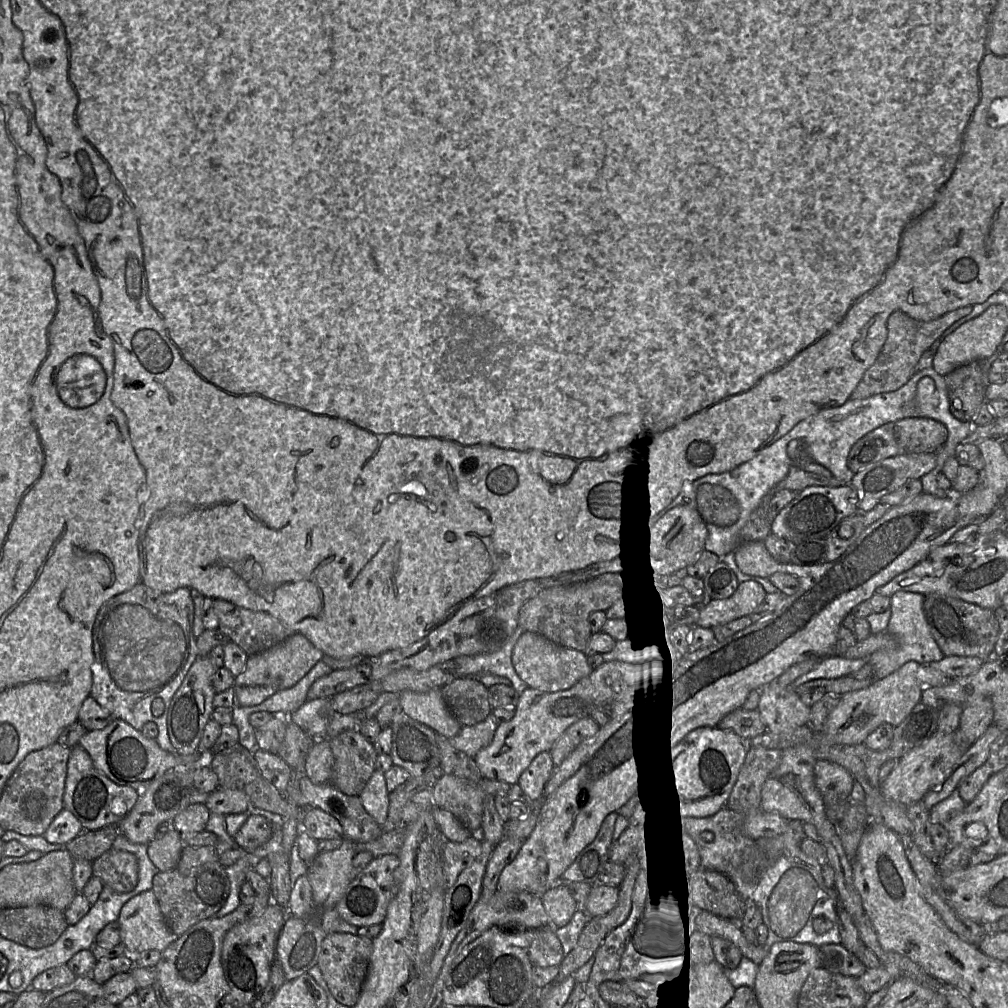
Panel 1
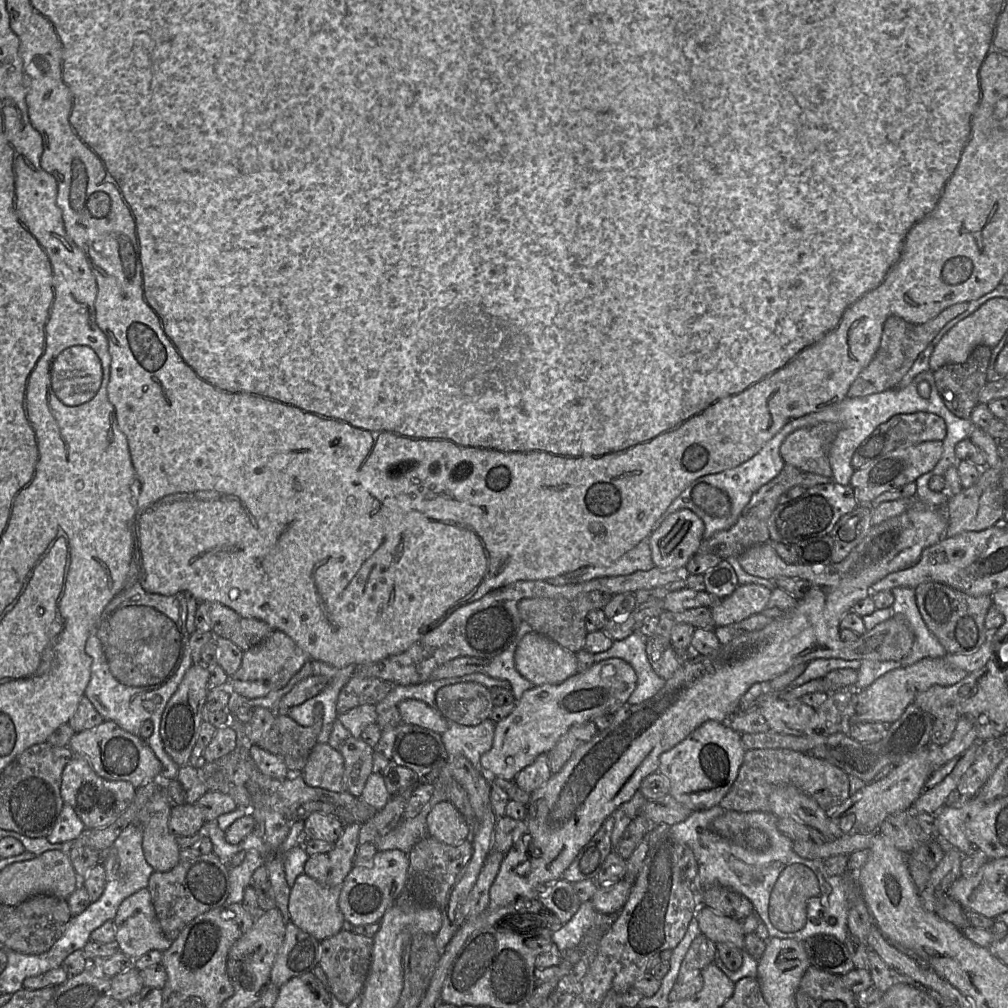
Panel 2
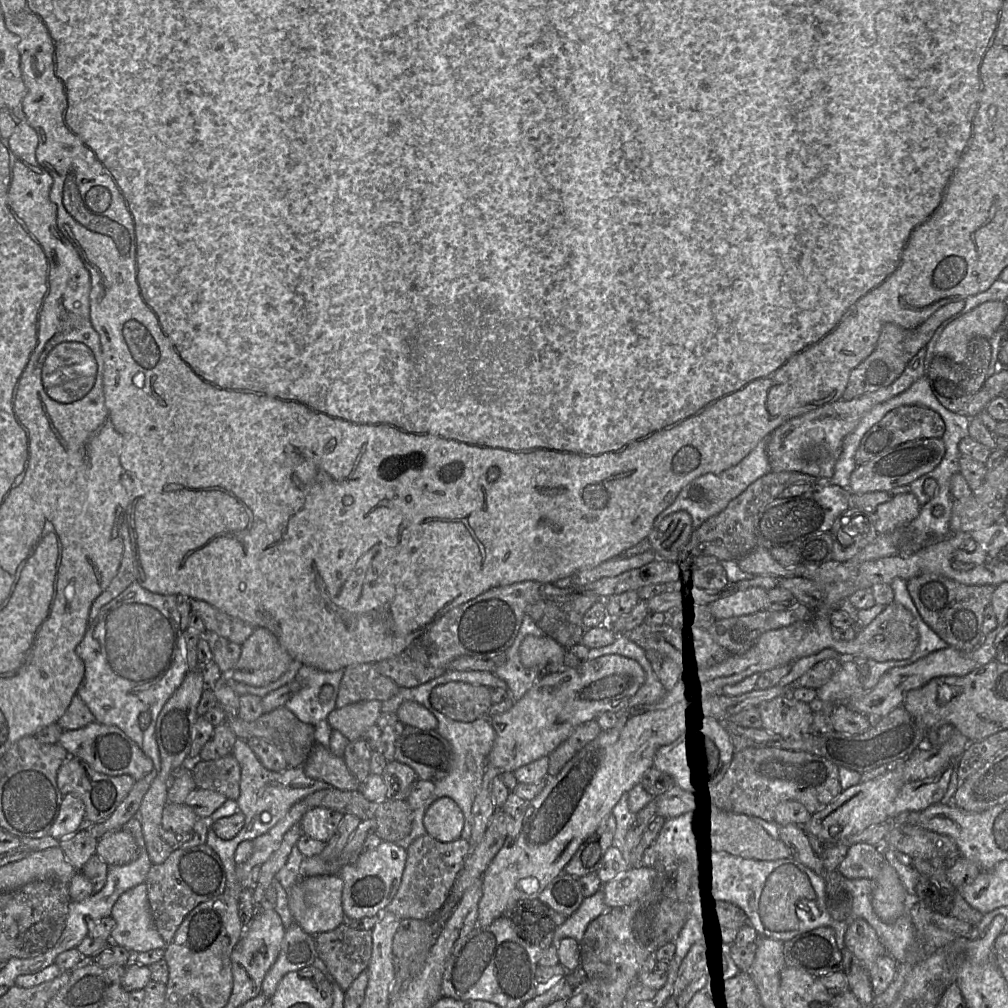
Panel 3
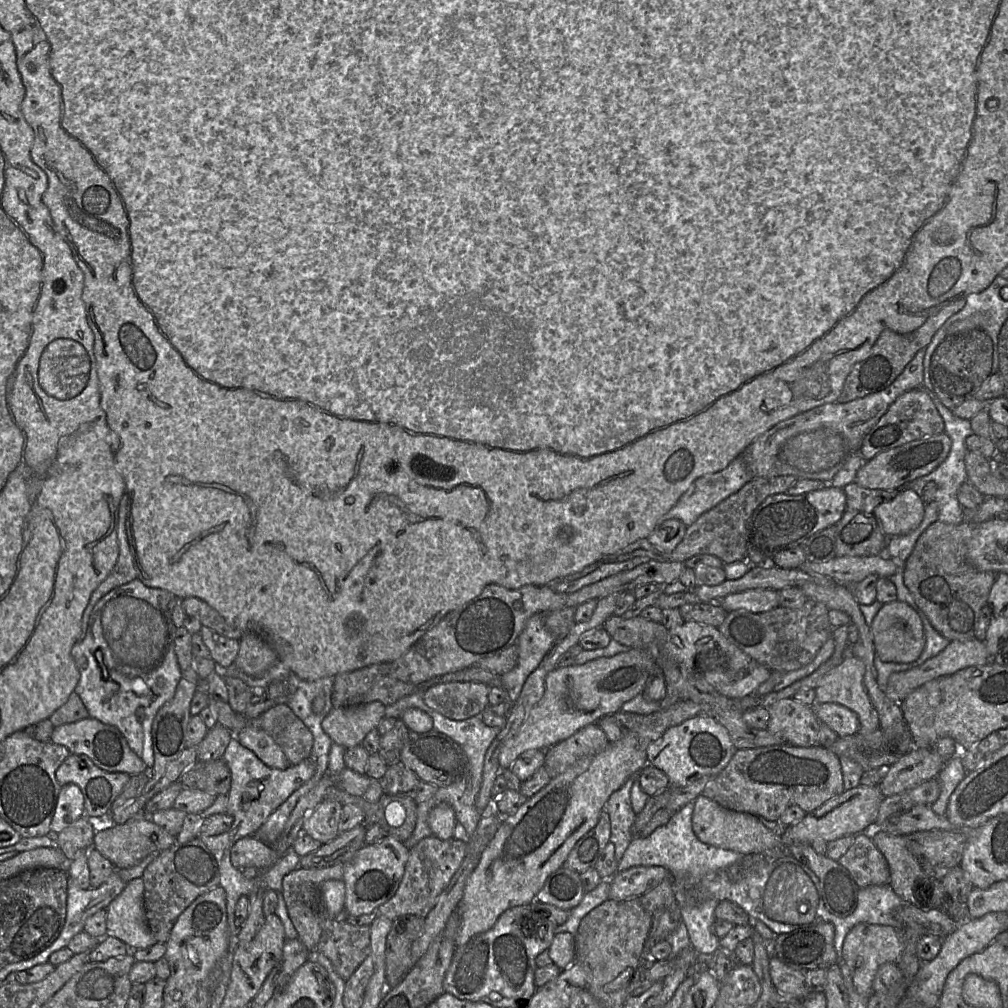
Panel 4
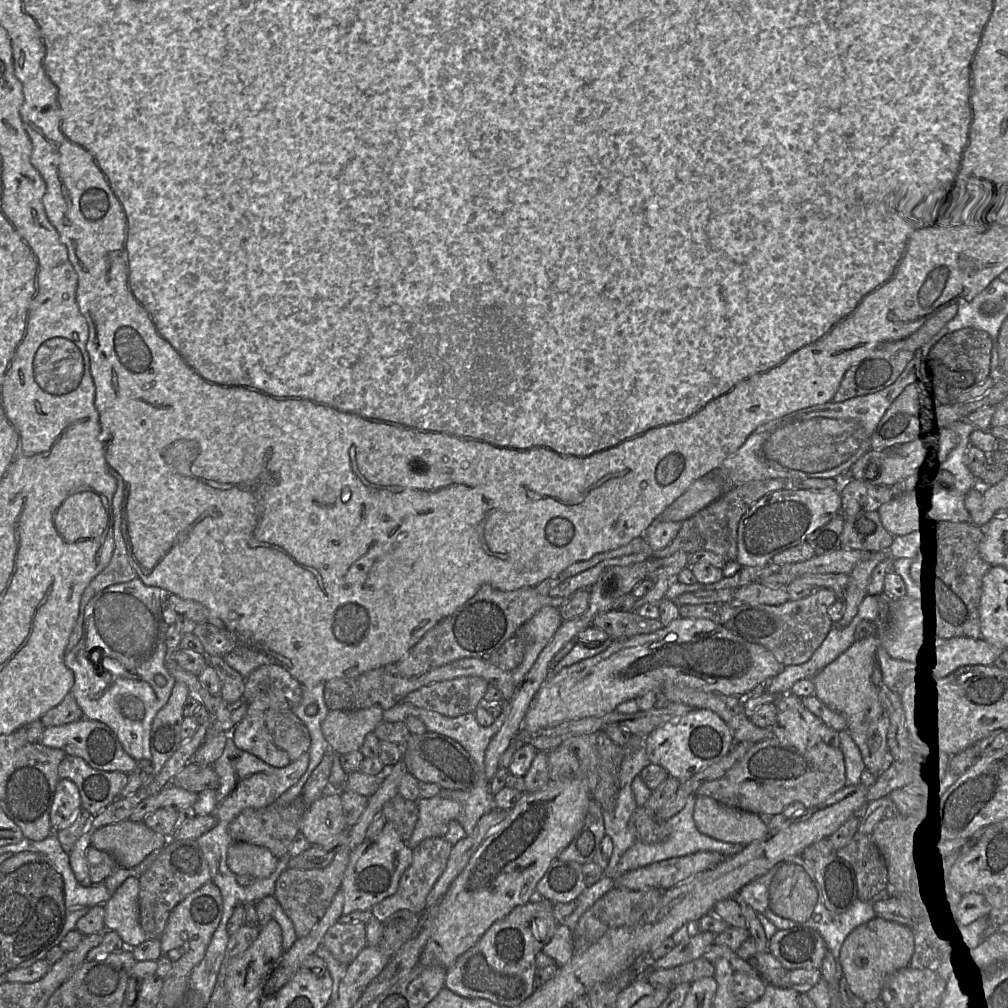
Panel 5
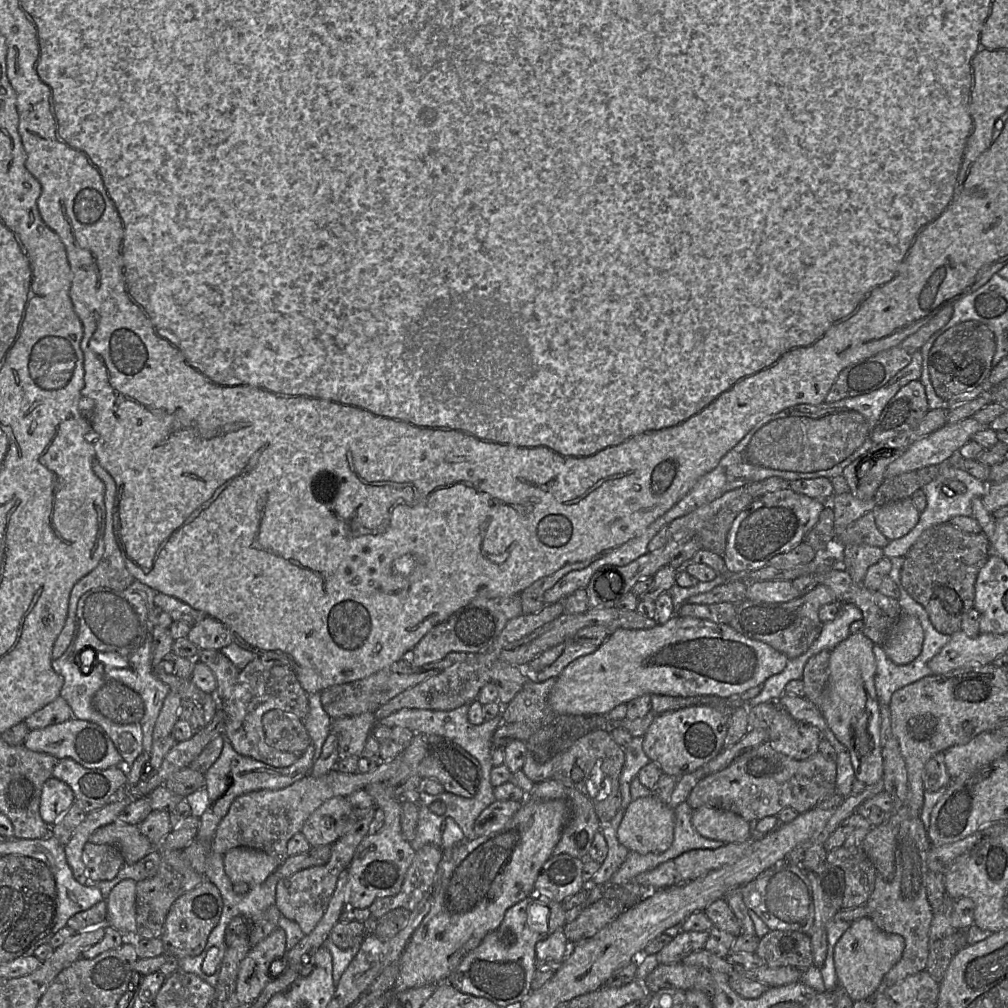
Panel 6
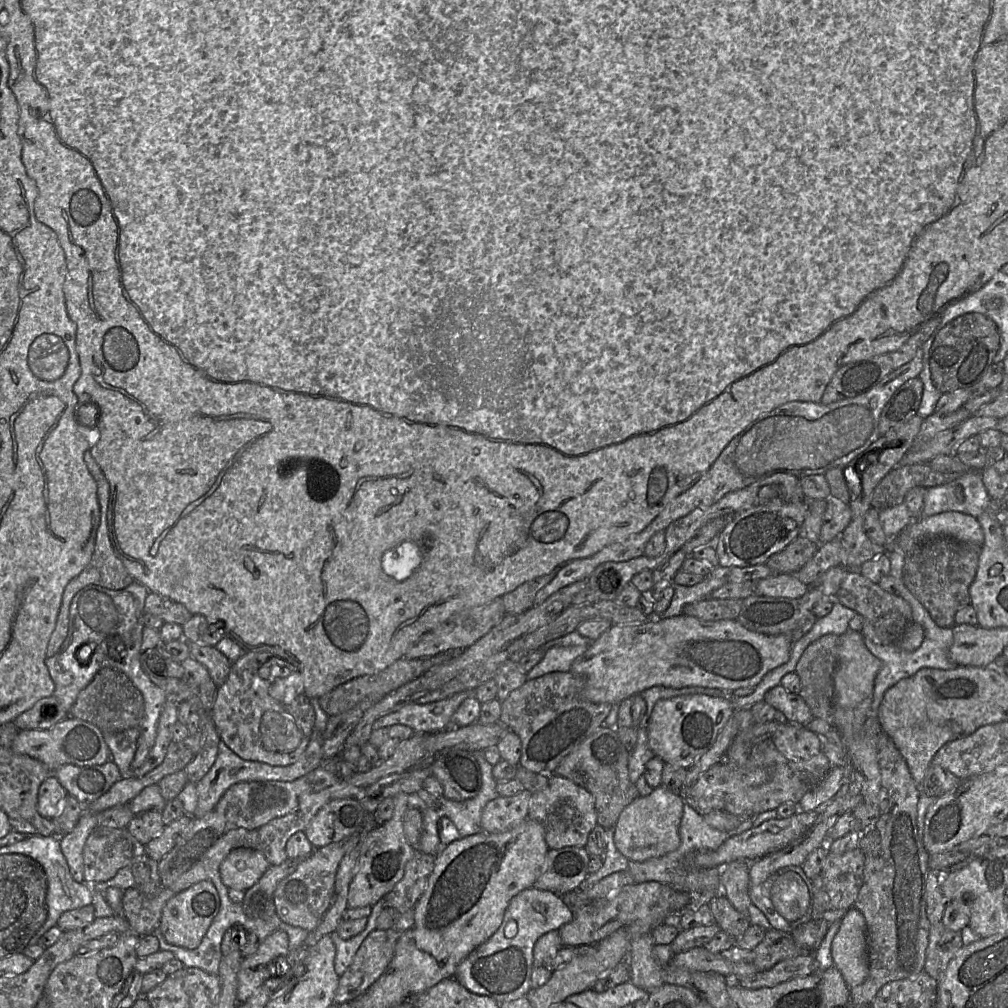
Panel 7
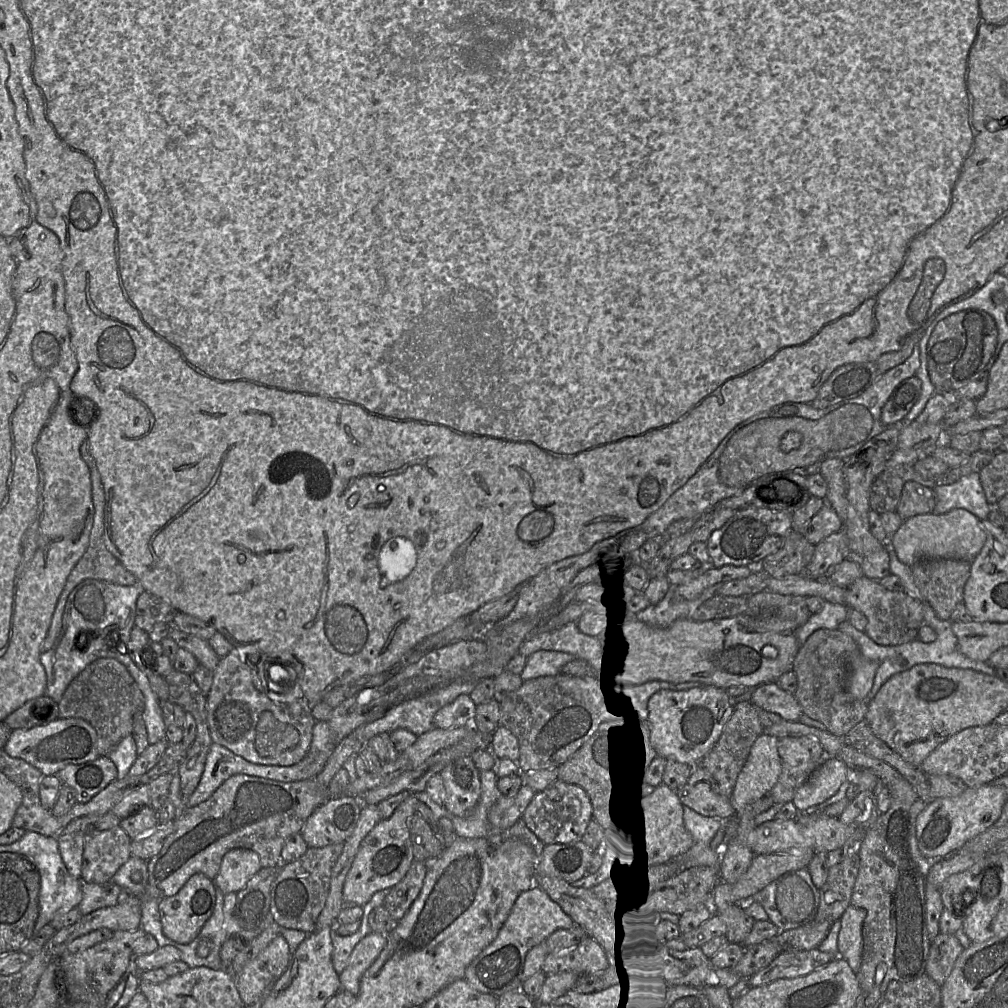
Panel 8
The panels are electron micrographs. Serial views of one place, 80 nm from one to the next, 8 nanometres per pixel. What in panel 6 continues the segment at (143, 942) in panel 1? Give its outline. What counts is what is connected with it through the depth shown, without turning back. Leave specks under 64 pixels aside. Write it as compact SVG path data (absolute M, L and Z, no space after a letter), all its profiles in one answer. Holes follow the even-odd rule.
M124 879L112 888L106 898L106 924L120 931L127 939L137 937L136 883L132 879Z

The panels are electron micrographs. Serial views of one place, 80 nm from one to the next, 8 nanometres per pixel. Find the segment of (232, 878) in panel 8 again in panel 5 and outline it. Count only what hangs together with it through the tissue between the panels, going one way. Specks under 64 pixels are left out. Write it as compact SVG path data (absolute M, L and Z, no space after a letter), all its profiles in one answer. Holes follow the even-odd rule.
M233 842L227 850L227 865L237 876L251 875L255 880L268 877L278 860L266 847L247 842Z

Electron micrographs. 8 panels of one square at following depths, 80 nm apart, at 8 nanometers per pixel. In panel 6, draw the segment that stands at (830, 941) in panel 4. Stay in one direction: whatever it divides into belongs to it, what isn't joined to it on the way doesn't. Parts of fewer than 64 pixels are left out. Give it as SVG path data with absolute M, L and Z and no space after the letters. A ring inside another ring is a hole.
M770 930L762 939L755 954L759 956L764 965L770 968L795 967L799 970L807 970L814 964L812 944L809 935L796 931Z

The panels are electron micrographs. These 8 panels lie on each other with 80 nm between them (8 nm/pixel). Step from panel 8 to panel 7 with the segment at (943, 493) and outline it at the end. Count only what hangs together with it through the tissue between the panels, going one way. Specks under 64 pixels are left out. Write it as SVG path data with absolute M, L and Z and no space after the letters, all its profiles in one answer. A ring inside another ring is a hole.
M969 471L952 482L926 488L924 508L921 517L933 516L943 512L957 511L978 518L983 512L991 511L993 501L983 483L980 471Z

